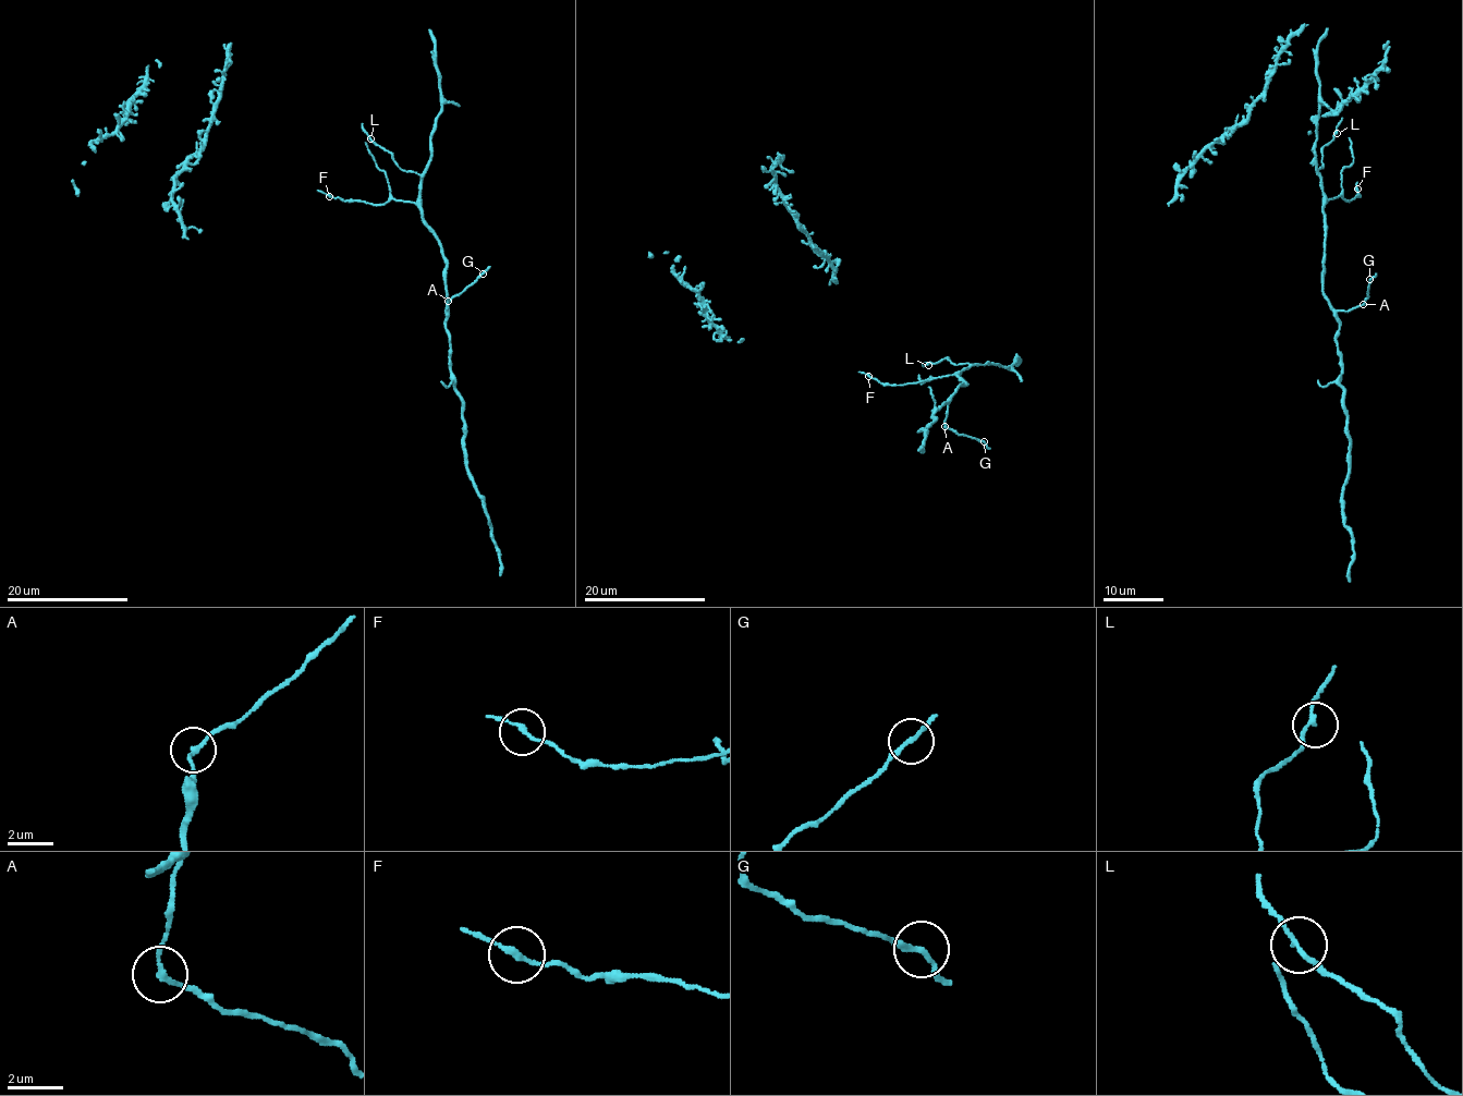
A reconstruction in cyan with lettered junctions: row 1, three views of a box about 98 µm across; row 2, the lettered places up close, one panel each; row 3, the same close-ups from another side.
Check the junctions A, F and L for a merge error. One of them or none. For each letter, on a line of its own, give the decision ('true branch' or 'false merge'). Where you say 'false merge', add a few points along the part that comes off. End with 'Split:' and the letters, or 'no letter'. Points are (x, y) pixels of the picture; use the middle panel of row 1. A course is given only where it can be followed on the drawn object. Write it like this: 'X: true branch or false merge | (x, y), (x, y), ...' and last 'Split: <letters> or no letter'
A: false merge | (945, 426), (977, 438), (989, 448)
F: true branch
L: true branch
Split: A

